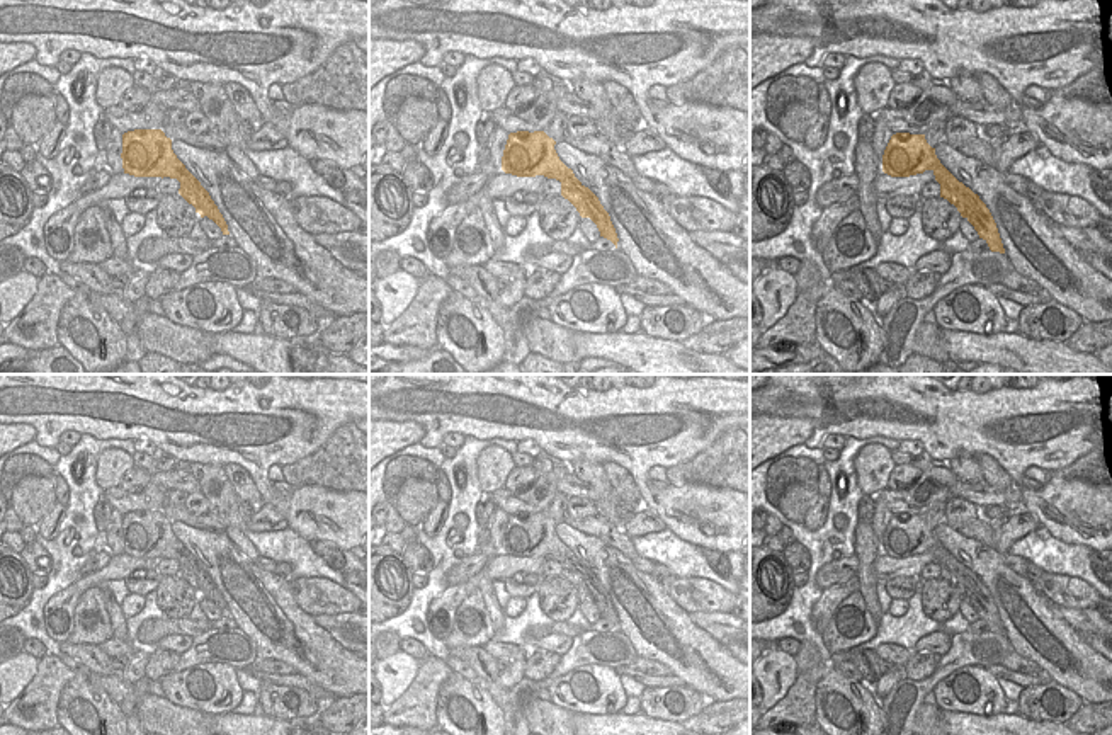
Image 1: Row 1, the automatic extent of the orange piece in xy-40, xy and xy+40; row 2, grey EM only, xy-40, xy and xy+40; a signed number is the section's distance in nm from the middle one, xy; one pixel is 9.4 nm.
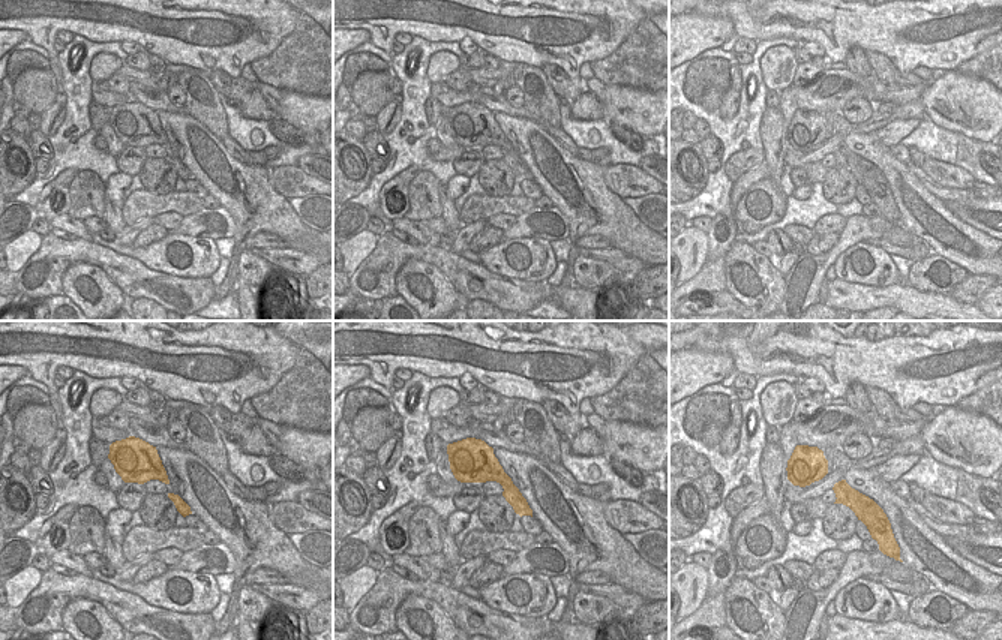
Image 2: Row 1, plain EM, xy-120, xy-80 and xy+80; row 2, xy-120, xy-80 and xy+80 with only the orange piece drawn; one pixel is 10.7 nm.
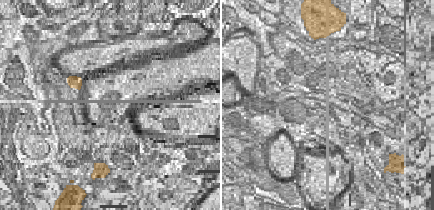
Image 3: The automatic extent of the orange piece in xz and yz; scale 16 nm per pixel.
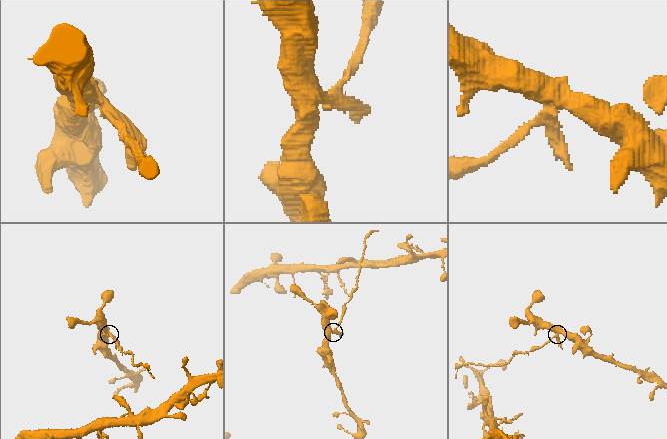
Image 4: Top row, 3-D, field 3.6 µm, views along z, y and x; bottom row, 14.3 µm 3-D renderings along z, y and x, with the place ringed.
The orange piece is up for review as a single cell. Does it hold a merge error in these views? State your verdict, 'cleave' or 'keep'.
cleave

